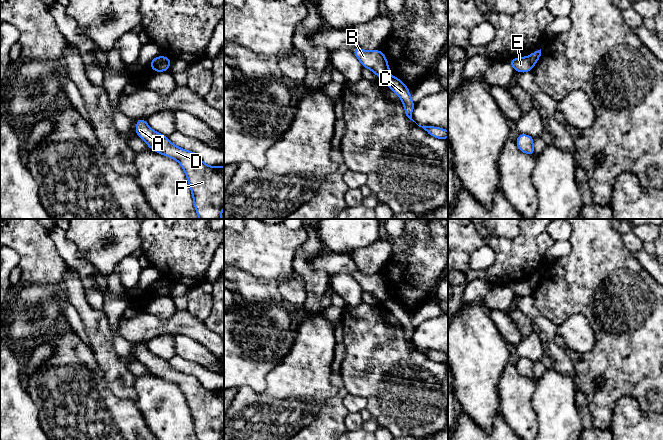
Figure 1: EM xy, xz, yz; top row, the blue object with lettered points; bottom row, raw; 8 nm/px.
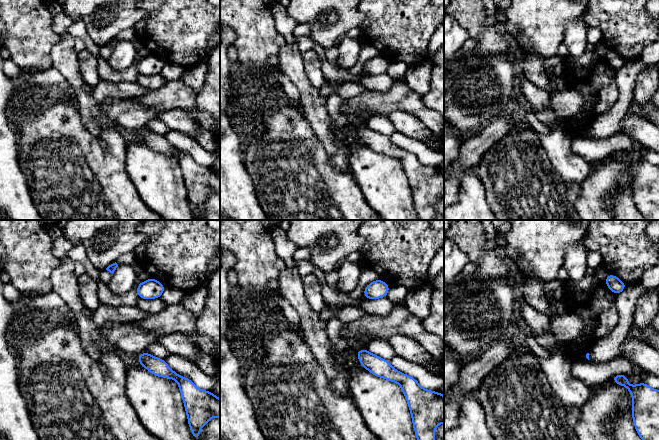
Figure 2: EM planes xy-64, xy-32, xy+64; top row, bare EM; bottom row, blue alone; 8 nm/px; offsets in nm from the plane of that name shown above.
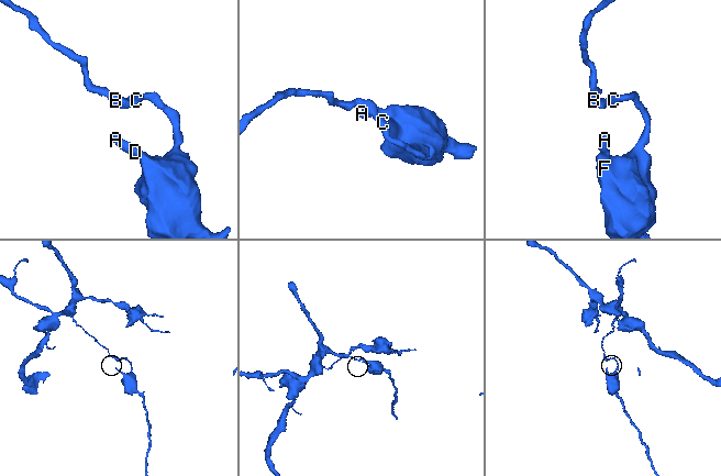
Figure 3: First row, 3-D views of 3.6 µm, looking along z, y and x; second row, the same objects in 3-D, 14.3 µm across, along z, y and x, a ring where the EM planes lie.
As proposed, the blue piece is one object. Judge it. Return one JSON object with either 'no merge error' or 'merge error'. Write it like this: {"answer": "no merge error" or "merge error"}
{"answer": "merge error"}

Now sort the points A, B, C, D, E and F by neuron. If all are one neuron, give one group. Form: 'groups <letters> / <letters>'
groups A C D F / B E

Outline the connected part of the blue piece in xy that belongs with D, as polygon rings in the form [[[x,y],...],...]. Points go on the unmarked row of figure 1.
[[[137,343],[136,359],[146,366],[154,376],[177,384],[182,390],[193,420],[198,440],[222,440],[224,432],[224,390],[213,391],[202,386],[197,378],[172,368],[167,360],[151,353],[145,343]]]

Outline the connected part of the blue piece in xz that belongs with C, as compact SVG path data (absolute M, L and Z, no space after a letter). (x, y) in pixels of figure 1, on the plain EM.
M387 300L383 303L383 306L394 316L396 317L403 326L404 335L406 340L415 346L412 343L412 336L414 333L414 326L411 323L410 315L407 310L397 301Z

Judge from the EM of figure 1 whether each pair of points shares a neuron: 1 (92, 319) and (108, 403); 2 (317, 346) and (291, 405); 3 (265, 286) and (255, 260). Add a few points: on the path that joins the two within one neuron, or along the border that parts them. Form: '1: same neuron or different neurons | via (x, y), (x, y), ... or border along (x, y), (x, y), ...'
1: different neurons | border along (91, 350), (102, 371), (106, 385), (113, 392)
2: same neuron | via (309, 361), (302, 381), (295, 390)
3: different neurons | border along (240, 270), (254, 277), (273, 279), (277, 282)

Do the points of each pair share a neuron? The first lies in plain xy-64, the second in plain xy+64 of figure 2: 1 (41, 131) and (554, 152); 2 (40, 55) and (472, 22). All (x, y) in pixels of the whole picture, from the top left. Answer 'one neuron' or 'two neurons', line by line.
1: two neurons
2: one neuron

